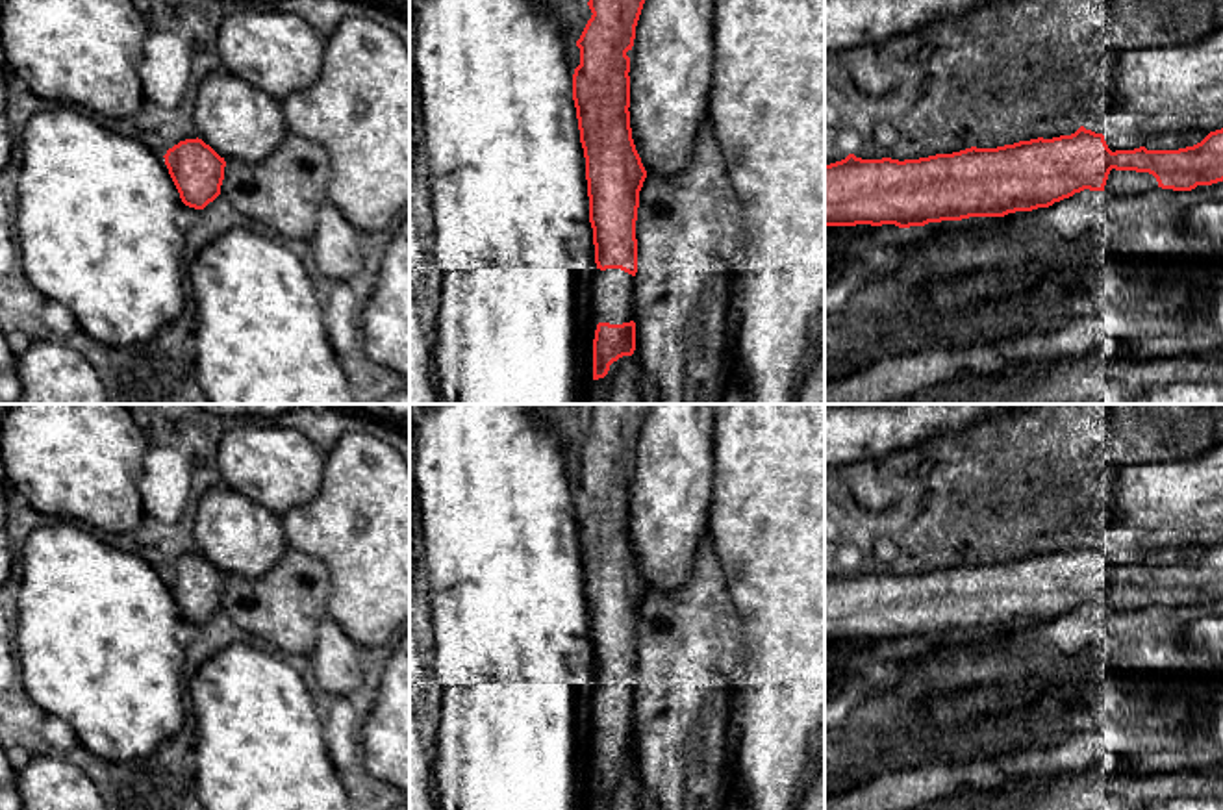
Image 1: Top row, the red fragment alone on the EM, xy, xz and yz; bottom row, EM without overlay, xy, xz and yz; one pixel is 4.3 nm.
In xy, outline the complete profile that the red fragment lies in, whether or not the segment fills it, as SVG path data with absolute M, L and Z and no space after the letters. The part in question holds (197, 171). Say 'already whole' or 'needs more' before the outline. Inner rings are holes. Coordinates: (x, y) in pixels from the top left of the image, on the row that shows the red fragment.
already whole | M202 139L180 141L163 158L185 206L204 209L221 195L226 161Z

